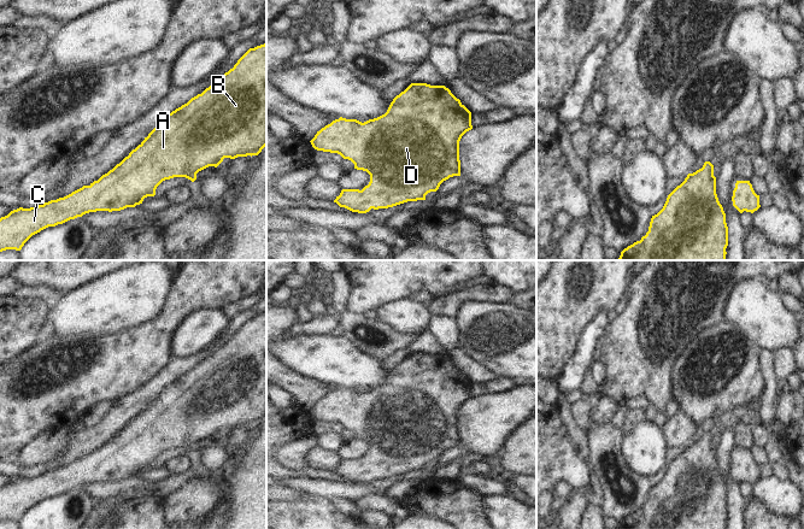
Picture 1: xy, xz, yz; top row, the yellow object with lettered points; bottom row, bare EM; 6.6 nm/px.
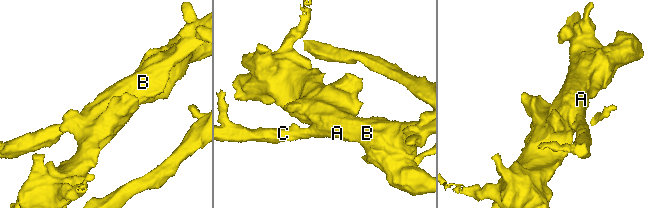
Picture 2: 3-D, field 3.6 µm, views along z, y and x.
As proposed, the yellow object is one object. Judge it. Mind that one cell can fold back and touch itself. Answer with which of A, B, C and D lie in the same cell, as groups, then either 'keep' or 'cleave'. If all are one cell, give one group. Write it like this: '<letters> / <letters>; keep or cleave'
A B C D; keep

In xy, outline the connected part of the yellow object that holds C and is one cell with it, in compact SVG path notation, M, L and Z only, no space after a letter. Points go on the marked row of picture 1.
M266 42L250 48L216 83L187 104L169 113L147 137L133 149L119 164L98 181L72 192L71 194L51 200L36 207L11 211L0 218L0 252L6 249L20 251L24 243L35 234L48 227L63 224L70 219L96 211L121 211L142 204L147 196L154 196L157 187L165 180L186 177L194 182L196 174L209 166L217 167L224 158L258 155L266 146Z

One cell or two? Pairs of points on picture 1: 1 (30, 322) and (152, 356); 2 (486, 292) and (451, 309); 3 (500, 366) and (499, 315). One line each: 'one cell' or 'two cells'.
1: two cells
2: one cell
3: one cell

